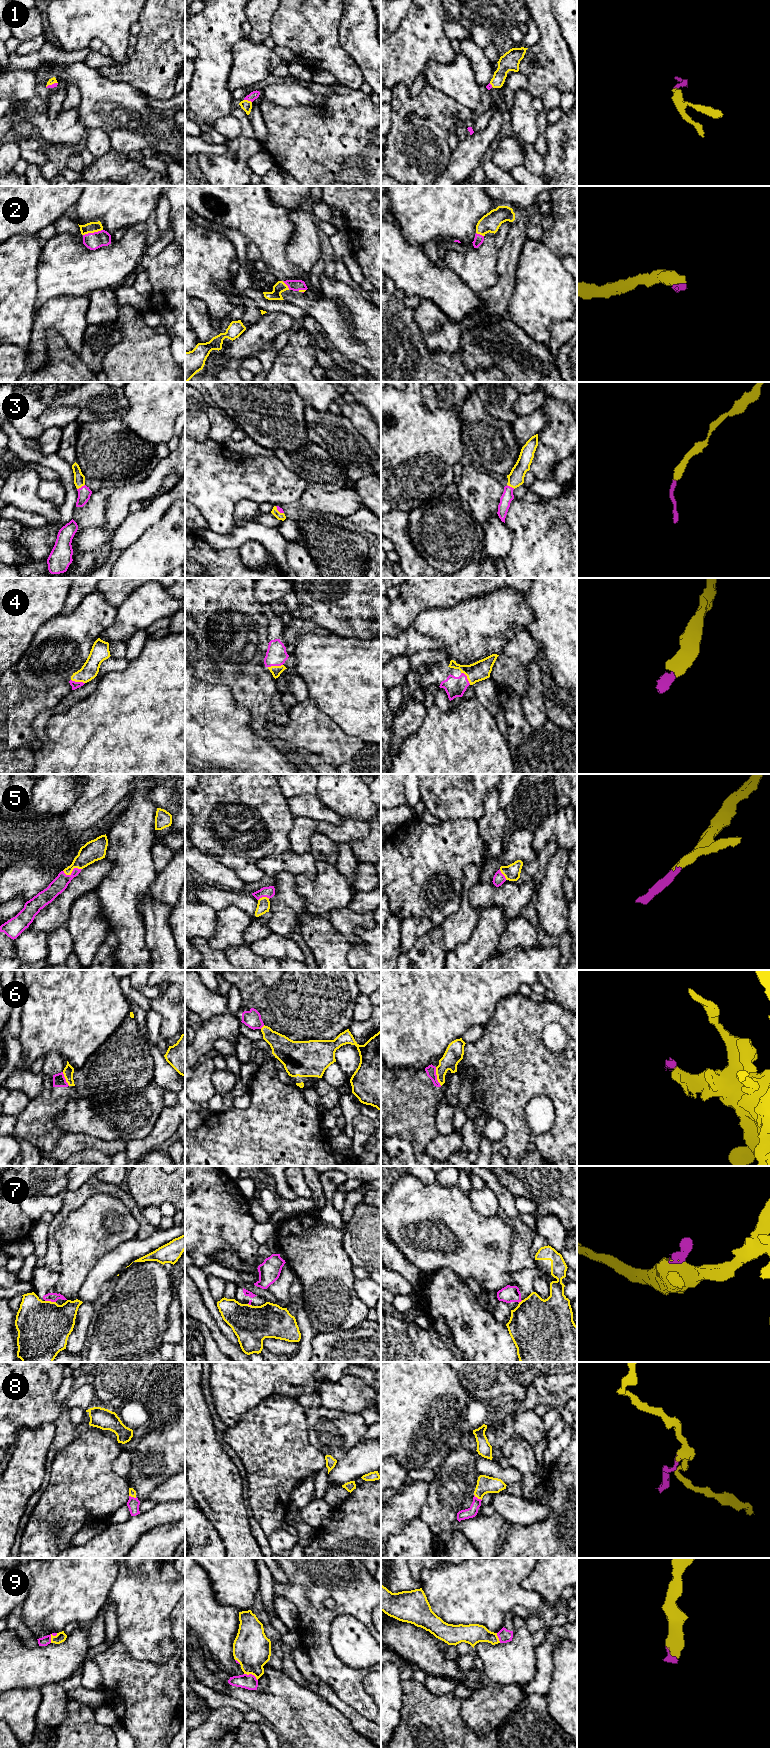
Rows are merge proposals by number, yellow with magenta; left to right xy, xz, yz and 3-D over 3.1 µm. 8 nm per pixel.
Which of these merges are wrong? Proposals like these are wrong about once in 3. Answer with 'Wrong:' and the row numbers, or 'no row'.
Wrong: 6, 7

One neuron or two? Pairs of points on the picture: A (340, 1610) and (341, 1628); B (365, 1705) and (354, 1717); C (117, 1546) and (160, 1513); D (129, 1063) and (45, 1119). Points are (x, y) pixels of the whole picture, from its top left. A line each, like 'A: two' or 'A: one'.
A: two
B: two
C: one
D: one

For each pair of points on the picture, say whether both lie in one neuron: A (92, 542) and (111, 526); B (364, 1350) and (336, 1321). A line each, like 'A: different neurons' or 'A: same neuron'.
A: same neuron
B: different neurons

